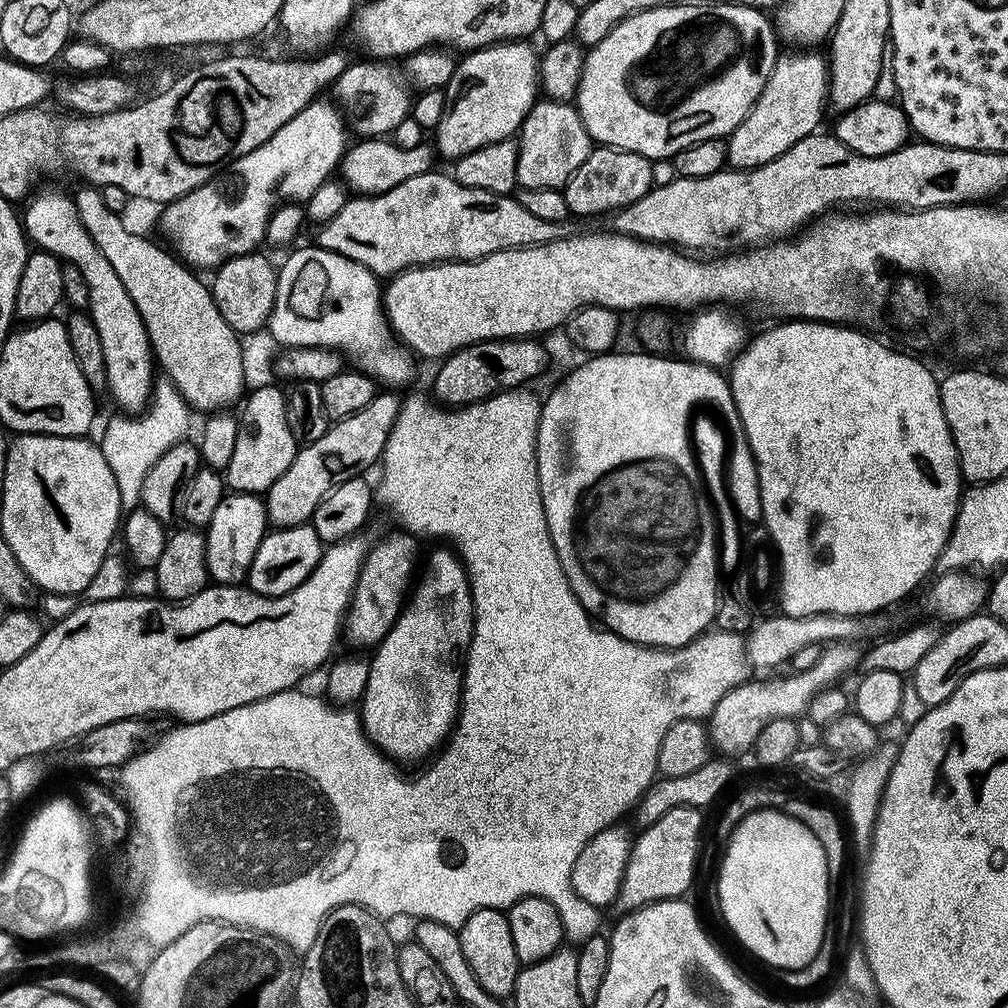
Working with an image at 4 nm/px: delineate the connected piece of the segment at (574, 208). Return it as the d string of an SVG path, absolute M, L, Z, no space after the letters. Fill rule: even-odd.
M607 146L593 147L592 152L578 166L578 170L563 189L568 203L568 211L575 216L600 216L603 212L615 213L617 210L638 202L647 192L652 191L652 163L637 152L624 152L620 148Z

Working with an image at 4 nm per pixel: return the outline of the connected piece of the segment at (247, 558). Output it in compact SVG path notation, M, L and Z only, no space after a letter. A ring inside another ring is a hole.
M229 491L222 502L218 502L214 518L210 518L206 529L204 541L209 577L216 584L243 585L250 562L254 562L254 554L258 554L258 546L269 531L267 503L255 492Z

